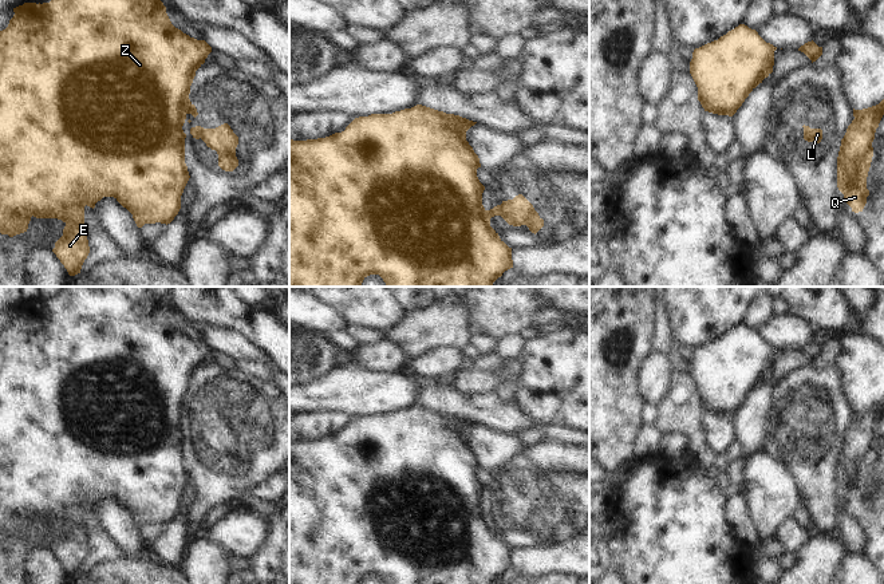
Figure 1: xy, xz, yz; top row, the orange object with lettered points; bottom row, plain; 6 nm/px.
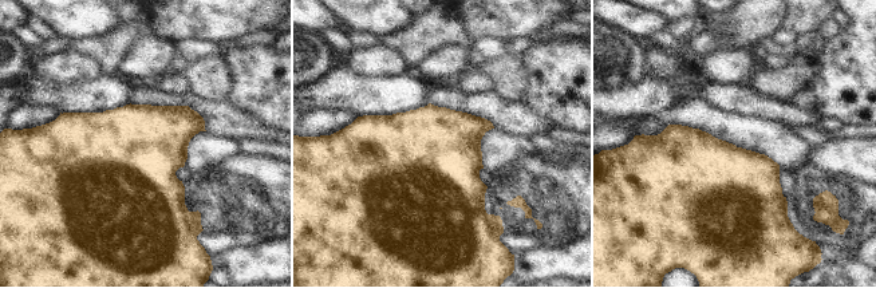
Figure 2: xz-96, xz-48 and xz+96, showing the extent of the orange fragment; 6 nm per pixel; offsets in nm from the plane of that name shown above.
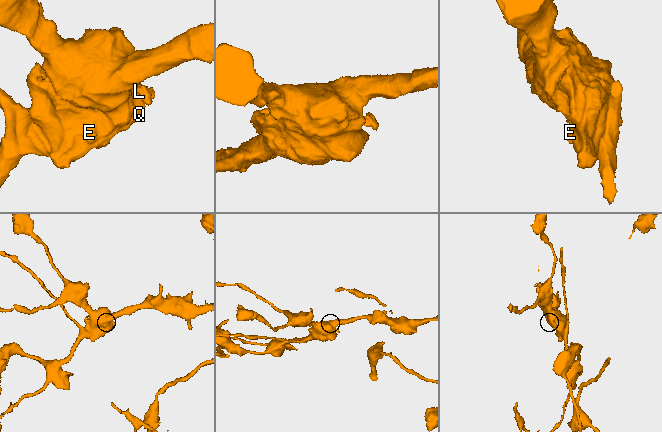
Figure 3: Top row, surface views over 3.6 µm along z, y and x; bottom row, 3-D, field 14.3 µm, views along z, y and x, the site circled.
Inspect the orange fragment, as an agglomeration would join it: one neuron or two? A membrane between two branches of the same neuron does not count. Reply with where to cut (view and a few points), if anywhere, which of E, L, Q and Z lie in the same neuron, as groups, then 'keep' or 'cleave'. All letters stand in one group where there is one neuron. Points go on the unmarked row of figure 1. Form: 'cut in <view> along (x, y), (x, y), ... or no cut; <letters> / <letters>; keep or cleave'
cut in xz along (500, 505), (501, 515); E Q Z / L; cleave

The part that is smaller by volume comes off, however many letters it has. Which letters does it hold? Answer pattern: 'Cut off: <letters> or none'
Cut off: L

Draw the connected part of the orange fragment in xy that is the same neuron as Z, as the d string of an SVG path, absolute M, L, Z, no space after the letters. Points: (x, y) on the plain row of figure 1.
M66 287L50 303L24 303L13 308L13 317L5 330L0 331L0 533L13 537L28 529L31 517L58 518L66 526L63 536L55 542L52 552L64 565L70 576L80 573L90 553L84 529L84 506L95 508L103 497L114 497L131 514L138 528L145 524L170 524L181 509L181 496L190 478L185 463L185 438L182 430L186 415L198 415L190 402L190 386L196 371L205 363L212 347L205 340L197 340L175 328L163 303L149 287Z

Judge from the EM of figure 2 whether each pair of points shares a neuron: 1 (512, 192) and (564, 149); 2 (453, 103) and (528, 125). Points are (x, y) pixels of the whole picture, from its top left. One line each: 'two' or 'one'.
1: two
2: one

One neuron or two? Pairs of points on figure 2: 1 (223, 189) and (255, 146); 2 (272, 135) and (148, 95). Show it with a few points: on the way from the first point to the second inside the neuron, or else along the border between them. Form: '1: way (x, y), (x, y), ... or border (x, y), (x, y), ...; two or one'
1: border (240, 152), (271, 156), (277, 160); two
2: way (241, 126), (218, 117), (192, 99), (178, 99); one

